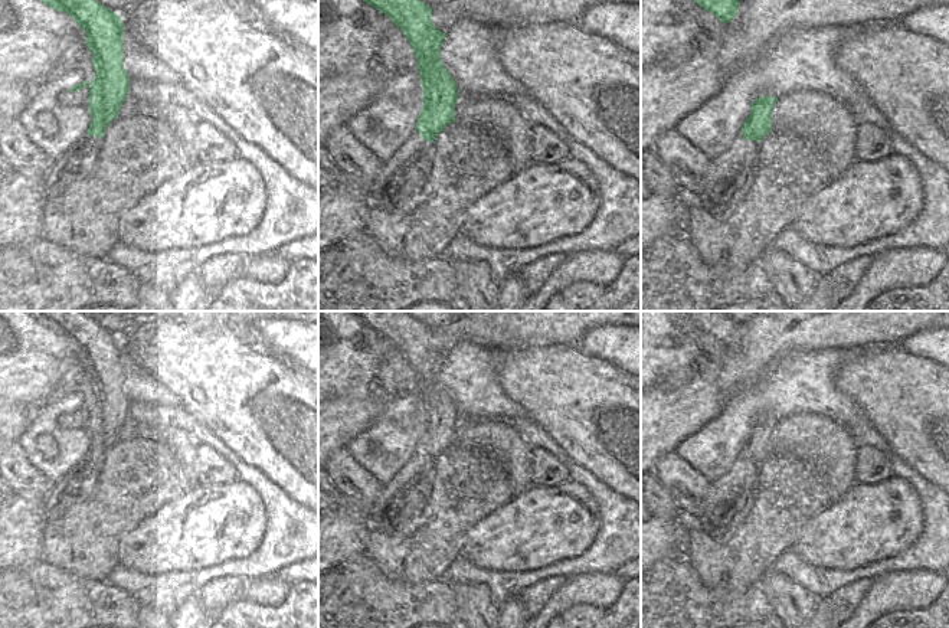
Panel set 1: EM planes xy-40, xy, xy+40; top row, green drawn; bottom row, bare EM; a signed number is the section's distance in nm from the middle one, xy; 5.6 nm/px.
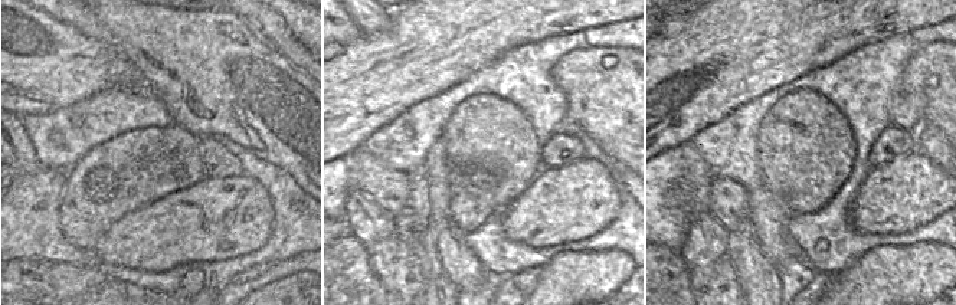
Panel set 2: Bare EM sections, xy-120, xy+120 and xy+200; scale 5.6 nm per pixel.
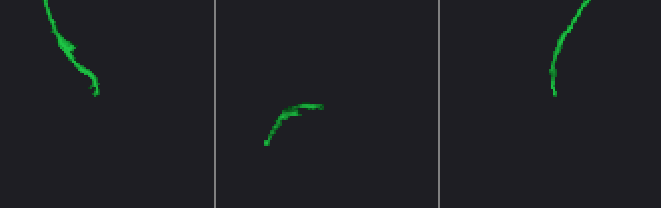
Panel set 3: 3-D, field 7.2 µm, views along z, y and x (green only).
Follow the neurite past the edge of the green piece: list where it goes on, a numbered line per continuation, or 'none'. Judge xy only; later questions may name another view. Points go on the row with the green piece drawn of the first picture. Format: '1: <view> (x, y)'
none

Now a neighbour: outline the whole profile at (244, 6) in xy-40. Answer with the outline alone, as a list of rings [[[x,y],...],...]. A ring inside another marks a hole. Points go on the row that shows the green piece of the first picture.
[[[177,0],[177,1],[189,1],[200,7],[206,7],[209,4],[226,4],[229,7],[235,7],[240,13],[246,13],[252,17],[256,17],[256,0]]]

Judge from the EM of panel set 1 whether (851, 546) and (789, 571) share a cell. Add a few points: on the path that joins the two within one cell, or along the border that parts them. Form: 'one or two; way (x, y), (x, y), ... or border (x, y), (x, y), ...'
two; border (791, 549), (811, 565), (838, 568), (841, 571)

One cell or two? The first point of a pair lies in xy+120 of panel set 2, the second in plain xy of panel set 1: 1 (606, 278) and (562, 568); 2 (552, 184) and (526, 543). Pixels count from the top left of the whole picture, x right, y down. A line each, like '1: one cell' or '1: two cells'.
1: two cells
2: one cell

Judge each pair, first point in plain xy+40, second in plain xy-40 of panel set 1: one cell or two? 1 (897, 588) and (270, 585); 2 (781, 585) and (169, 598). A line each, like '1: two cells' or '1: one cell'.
1: one cell
2: two cells

